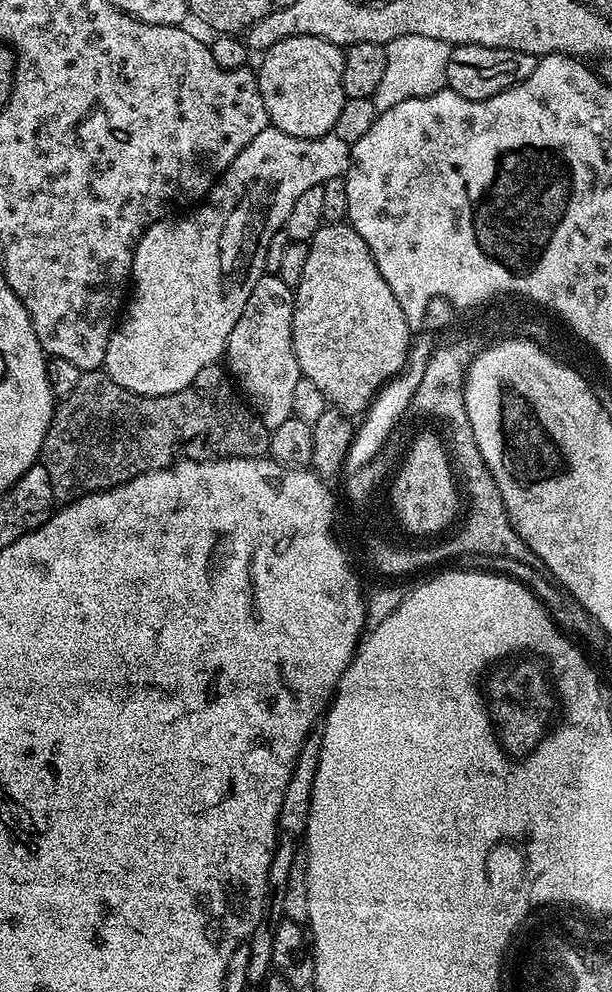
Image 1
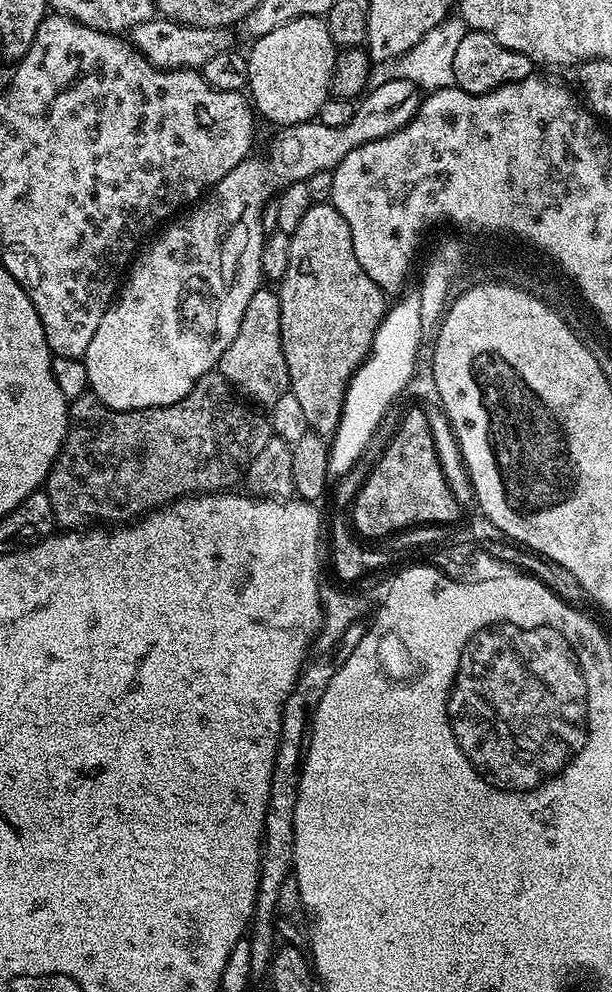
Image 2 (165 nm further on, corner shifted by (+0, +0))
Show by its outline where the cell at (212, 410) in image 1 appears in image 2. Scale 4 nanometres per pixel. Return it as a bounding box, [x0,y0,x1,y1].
[46,370,274,526]

